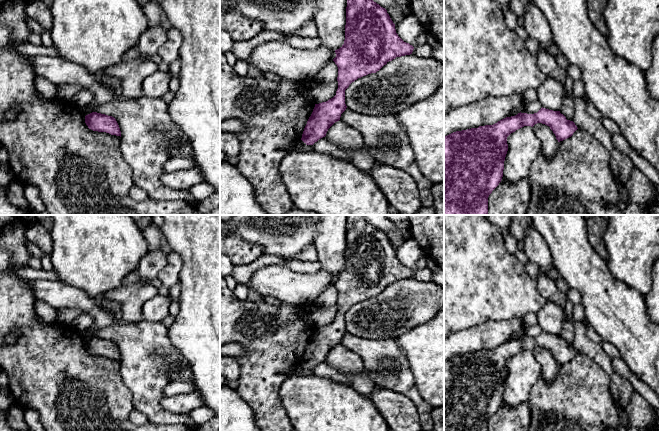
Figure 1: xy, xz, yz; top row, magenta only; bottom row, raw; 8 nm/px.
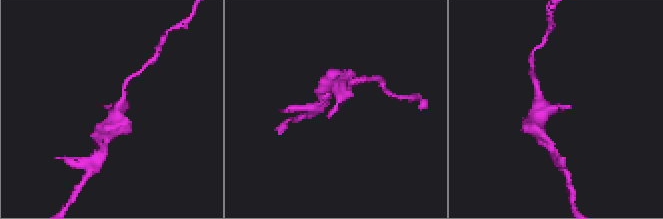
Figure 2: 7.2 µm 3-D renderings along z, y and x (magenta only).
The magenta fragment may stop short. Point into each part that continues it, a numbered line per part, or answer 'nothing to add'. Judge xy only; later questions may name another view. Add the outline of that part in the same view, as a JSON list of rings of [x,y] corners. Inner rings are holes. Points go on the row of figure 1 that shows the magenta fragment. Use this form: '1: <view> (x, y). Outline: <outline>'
nothing to add

